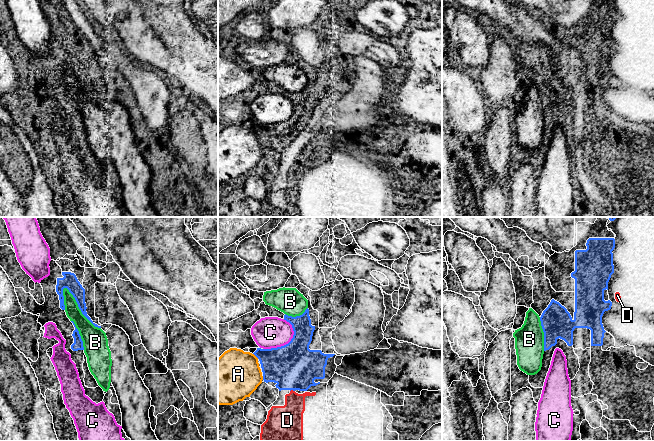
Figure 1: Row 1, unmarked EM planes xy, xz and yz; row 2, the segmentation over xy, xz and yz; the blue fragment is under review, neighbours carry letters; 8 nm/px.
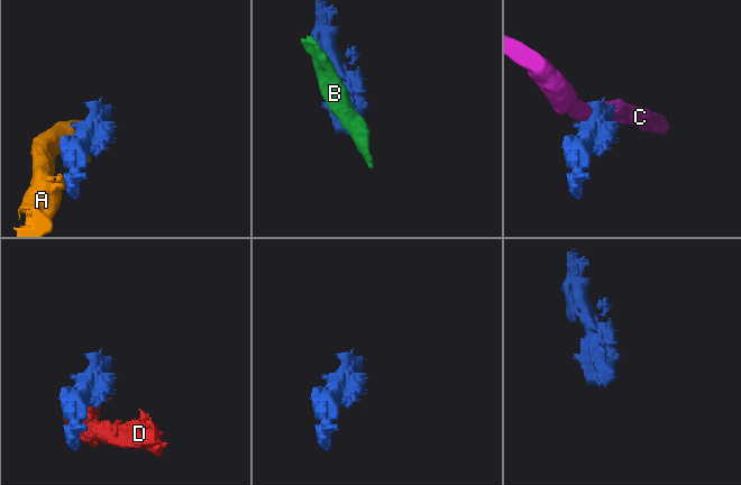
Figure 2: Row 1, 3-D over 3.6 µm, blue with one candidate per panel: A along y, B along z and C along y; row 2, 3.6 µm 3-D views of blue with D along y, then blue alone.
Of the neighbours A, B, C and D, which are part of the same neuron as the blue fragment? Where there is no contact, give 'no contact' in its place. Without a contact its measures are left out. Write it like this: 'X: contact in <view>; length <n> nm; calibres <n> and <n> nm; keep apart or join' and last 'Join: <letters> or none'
A: contact in xz; length 60 nm; calibres 320 and 400 nm; keep apart
B: contact in xy; length 440 nm; calibres 120 and 170 nm; keep apart
C: contact in xz; length 300 nm; calibres 380 and 260 nm; keep apart
D: contact in xz; length 40 nm; calibres 380 and 240 nm; join
Join: D

